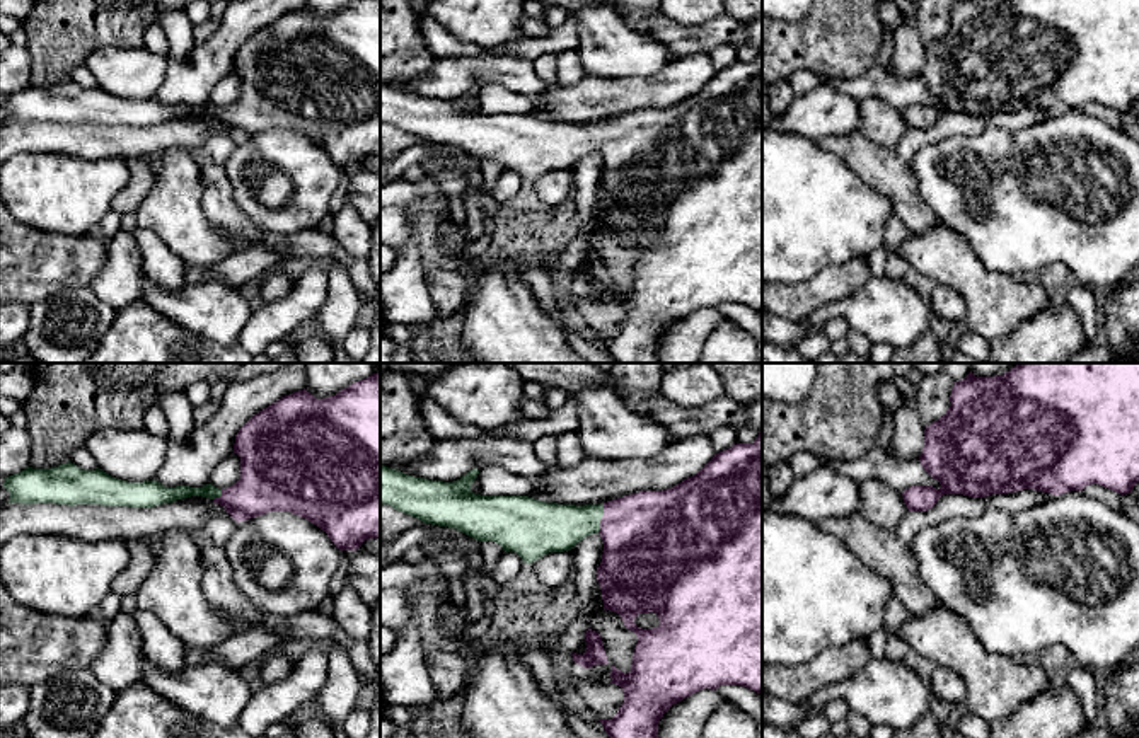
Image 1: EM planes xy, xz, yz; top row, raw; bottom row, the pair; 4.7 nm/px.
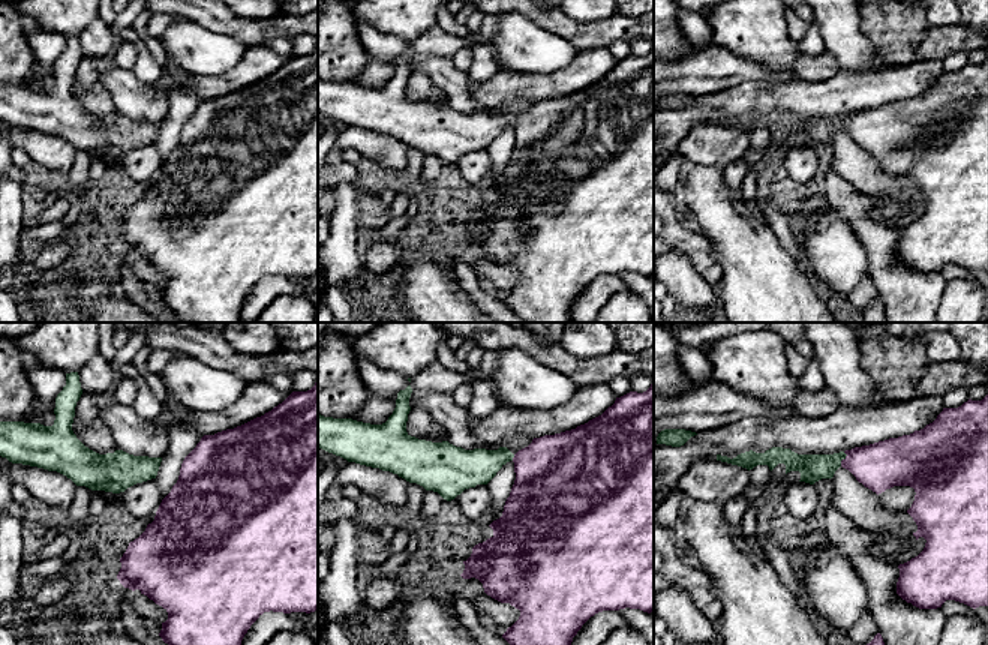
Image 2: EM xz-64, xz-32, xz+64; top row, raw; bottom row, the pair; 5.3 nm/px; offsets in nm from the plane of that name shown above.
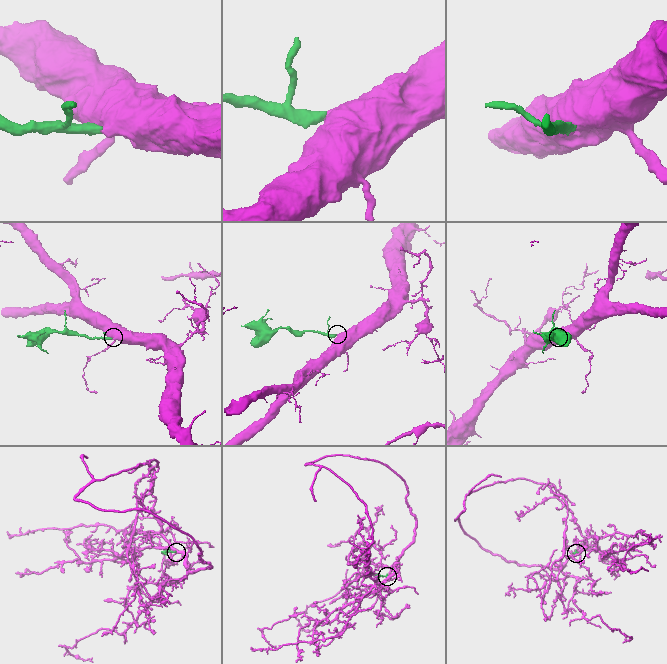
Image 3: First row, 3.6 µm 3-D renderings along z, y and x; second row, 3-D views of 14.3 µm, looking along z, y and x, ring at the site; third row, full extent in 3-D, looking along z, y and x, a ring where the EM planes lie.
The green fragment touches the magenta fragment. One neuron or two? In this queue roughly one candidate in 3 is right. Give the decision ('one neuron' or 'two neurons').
one neuron

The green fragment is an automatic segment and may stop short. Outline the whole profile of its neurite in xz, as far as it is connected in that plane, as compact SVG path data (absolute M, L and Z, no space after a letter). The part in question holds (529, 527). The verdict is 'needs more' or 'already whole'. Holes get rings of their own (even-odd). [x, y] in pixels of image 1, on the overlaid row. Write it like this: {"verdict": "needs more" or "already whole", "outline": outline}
{"verdict": "needs more", "outline": "M762 431L754 443L737 443L728 450L714 453L714 457L692 477L665 491L639 491L624 498L607 501L604 504L558 504L546 503L529 496L481 496L471 491L479 470L472 469L454 482L430 481L402 474L380 464L380 504L389 504L397 511L411 515L423 523L455 528L479 542L496 542L505 552L517 552L523 562L532 564L549 552L571 551L587 535L598 533L604 540L602 562L597 568L597 581L602 590L604 608L621 615L626 629L638 636L633 654L631 672L624 673L612 665L610 683L624 690L624 702L612 719L598 719L610 738L658 738L658 723L663 714L677 702L702 690L716 690L720 685L742 685L757 694L762 694ZM639 614L656 614L660 626L653 629L641 629L634 624Z"}

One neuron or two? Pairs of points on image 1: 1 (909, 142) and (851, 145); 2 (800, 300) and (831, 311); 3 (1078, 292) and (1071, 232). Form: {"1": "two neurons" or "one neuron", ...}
{"1": "one neuron", "2": "two neurons", "3": "two neurons"}

